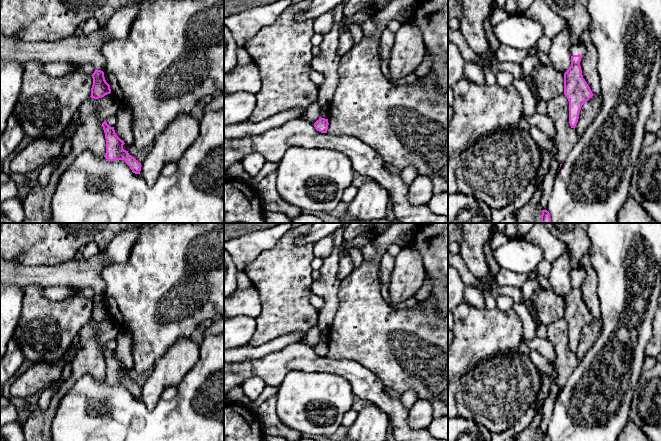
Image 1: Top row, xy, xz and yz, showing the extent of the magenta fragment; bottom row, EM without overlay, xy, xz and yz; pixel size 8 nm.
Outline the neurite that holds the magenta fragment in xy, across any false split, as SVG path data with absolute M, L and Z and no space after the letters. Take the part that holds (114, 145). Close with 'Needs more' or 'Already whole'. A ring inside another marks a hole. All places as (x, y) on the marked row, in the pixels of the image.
M106 120L102 123L106 139L106 153L104 157L108 161L124 160L133 173L140 174L141 163L123 149L125 144L115 133L114 127L110 127Z. Already whole

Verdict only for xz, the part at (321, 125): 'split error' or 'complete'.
complete

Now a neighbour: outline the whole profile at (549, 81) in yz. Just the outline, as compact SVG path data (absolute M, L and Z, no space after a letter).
M539 62L533 70L533 80L542 100L564 94L564 73Z

